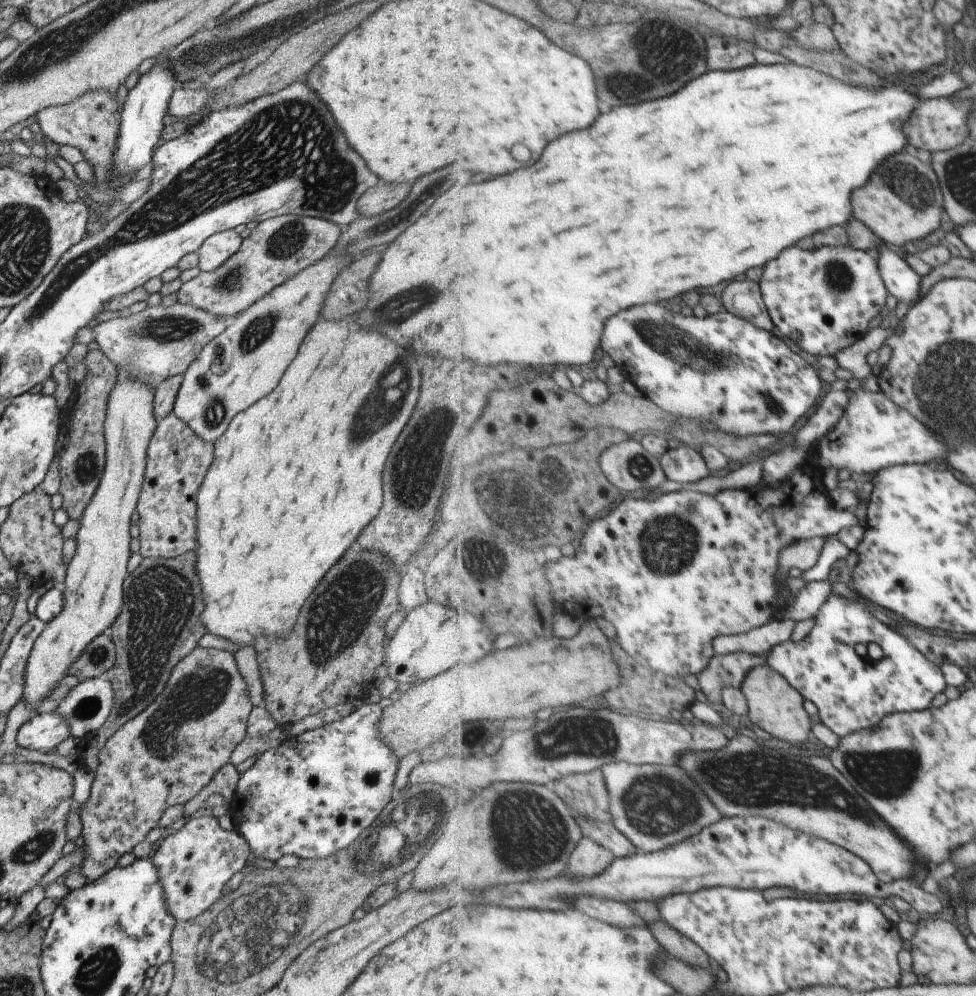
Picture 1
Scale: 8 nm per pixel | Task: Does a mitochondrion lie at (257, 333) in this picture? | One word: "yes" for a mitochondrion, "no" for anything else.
yes

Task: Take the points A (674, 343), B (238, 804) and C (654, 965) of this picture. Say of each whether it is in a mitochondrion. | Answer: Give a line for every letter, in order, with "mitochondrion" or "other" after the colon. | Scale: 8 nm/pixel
A: mitochondrion
B: other
C: other

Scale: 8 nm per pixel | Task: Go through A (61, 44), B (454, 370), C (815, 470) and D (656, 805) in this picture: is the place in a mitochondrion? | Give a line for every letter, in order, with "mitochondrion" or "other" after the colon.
A: mitochondrion
B: other
C: other
D: mitochondrion

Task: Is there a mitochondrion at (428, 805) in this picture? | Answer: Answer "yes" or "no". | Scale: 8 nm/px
yes

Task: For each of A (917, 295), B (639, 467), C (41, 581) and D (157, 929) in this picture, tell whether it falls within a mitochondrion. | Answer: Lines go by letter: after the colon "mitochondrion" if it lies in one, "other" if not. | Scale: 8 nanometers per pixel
A: other
B: mitochondrion
C: other
D: other

